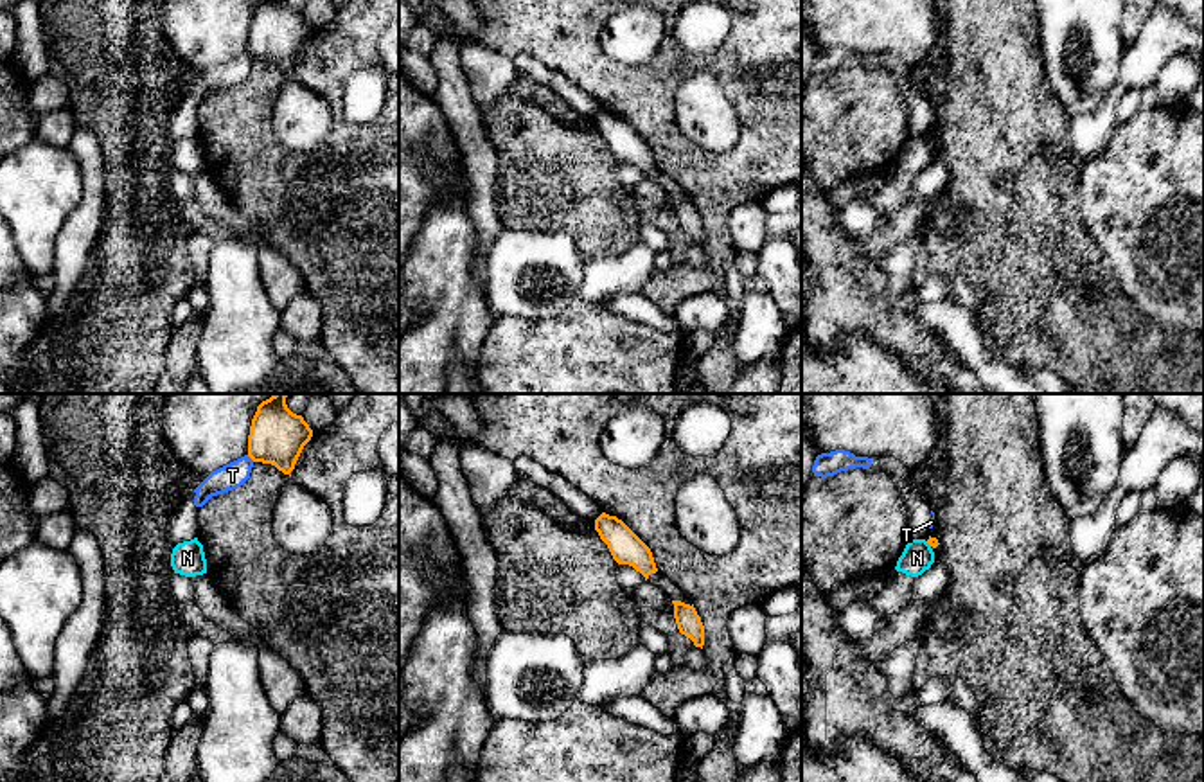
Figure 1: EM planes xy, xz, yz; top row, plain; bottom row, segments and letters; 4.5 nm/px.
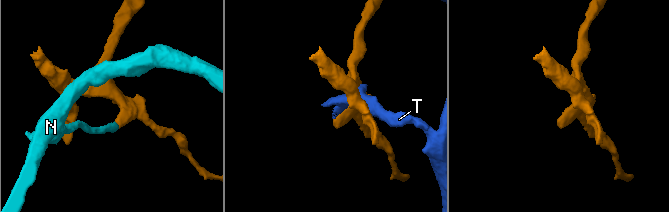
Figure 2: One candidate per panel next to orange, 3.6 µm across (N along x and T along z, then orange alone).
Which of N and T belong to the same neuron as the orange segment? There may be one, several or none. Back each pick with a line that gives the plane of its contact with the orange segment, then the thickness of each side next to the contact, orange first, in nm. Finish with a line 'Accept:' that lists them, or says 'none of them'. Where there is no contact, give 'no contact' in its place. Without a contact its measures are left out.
Accept: none of them

